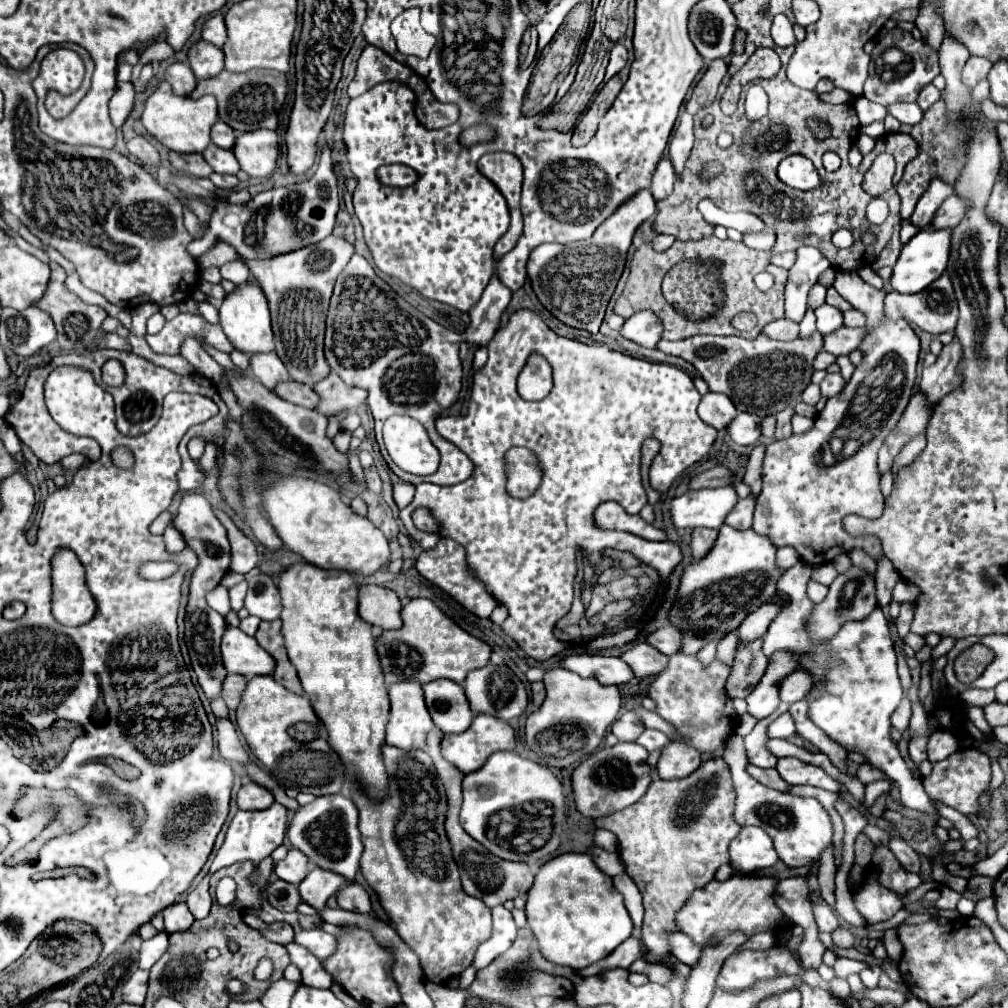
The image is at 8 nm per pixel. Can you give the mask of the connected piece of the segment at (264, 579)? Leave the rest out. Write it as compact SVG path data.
M262 572L252 576L248 580L248 596L244 606L248 608L250 614L262 620L276 620L282 612L282 604L274 580Z

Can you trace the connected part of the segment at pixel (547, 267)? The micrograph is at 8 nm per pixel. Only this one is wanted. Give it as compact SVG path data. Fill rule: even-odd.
M640 190L636 198L628 198L624 206L618 206L616 212L596 228L588 240L572 244L542 244L538 246L528 260L528 276L532 288L542 302L542 306L564 322L570 328L586 330L598 334L598 328L604 320L608 300L616 288L616 282L622 276L626 252L632 244L636 228L656 214L656 204L650 190Z

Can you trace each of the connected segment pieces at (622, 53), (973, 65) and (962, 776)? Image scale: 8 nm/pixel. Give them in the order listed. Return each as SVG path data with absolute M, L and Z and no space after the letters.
M620 42L614 44L612 54L610 54L610 64L608 64L608 68L606 68L606 76L604 76L604 80L610 80L618 70L622 70L624 64L626 64L626 58L628 58L626 48L624 48Z
M970 56L968 62L964 64L964 70L962 70L962 78L964 78L964 84L968 88L974 88L982 78L986 78L988 70L990 70L990 62L986 58L980 58L980 56Z
M962 748L942 762L934 762L928 778L922 778L924 790L932 800L938 800L962 814L978 812L978 796L990 786L990 758L976 748Z

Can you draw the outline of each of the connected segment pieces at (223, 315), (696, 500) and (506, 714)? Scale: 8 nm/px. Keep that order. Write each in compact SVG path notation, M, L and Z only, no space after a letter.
M258 282L240 284L232 294L228 294L220 306L220 326L232 346L244 354L256 352L272 352L274 350L274 334L270 326L270 312L266 296L262 294Z
M732 486L690 490L670 504L670 518L676 528L720 528L738 496Z
M488 664L480 670L472 670L468 674L468 678L464 680L462 688L466 692L470 708L476 714L492 714L500 720L512 720L512 718L518 718L520 714L524 714L524 710L528 706L526 686L522 684L522 680L506 664L500 664L500 666Z

